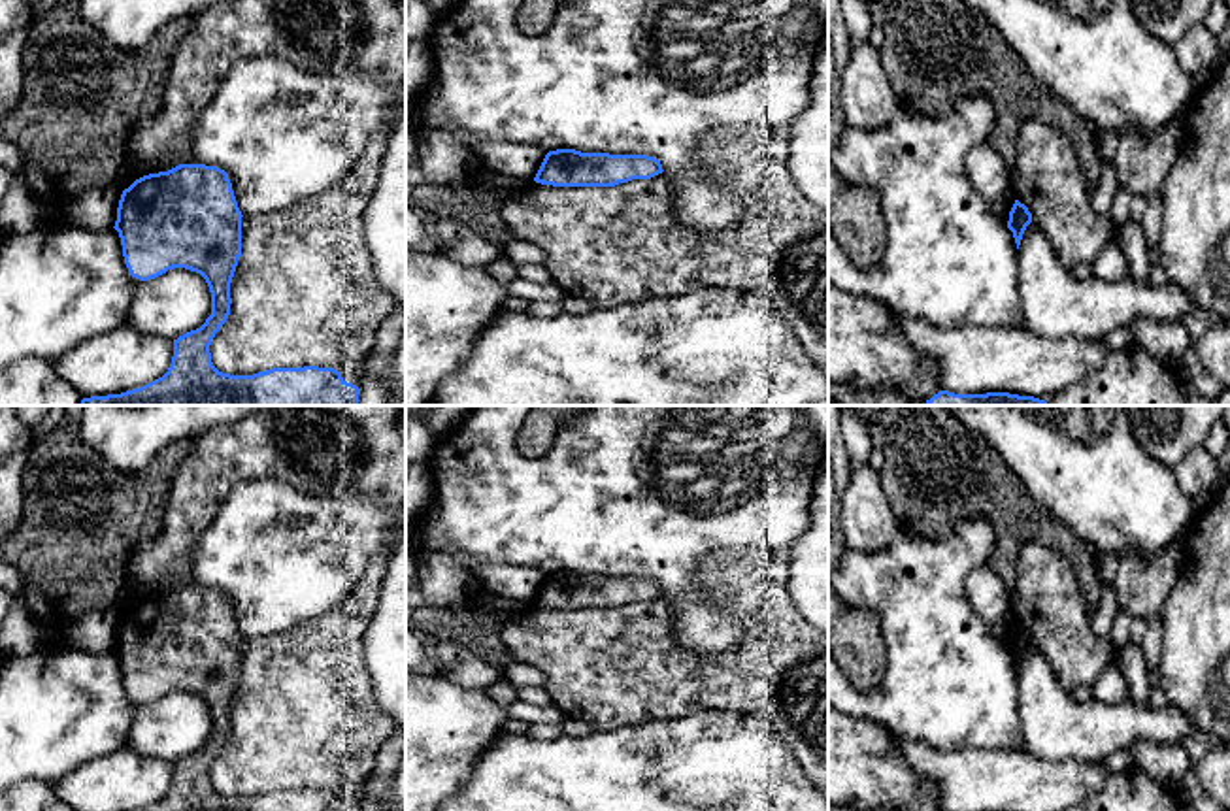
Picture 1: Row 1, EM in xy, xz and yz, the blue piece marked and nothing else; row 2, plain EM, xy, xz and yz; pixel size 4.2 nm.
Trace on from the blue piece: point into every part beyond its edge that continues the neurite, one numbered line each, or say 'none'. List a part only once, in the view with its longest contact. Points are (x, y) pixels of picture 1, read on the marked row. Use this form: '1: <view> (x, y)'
none

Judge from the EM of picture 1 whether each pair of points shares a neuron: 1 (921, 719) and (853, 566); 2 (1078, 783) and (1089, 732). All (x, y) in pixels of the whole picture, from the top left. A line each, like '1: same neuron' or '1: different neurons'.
1: same neuron
2: different neurons

